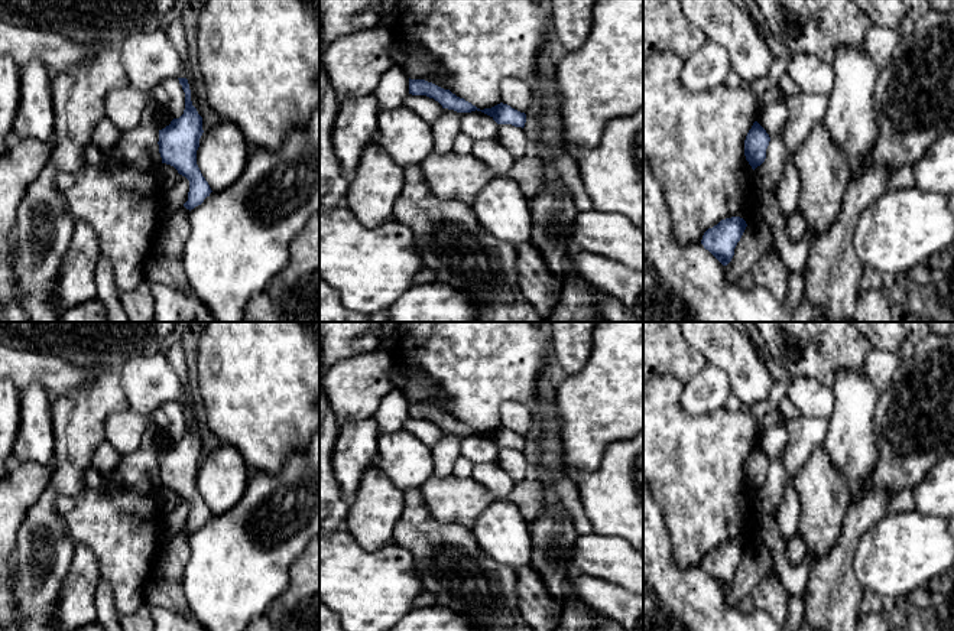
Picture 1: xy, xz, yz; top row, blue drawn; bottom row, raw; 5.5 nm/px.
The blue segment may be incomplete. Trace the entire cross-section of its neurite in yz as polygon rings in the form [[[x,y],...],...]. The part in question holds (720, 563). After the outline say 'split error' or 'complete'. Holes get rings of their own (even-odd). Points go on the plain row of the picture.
[[[740,540],[721,543],[717,549],[704,556],[701,567],[723,589],[727,589],[734,579],[734,572],[740,565],[746,550],[746,544]]]; complete

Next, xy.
[[[178,401],[185,416],[185,433],[179,442],[159,453],[159,476],[162,487],[173,489],[179,498],[189,504],[186,533],[201,528],[212,515],[197,488],[197,474],[204,456],[202,440],[191,425],[191,413],[186,401]]]; complete

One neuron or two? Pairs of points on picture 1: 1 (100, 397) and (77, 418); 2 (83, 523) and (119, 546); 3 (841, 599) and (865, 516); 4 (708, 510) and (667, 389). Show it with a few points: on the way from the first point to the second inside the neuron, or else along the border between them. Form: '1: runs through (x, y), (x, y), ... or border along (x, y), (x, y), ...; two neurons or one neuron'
1: runs through (94, 403), (83, 413); one neuron
2: runs through (91, 523), (96, 523), (110, 537); one neuron
3: runs through (841, 579), (841, 555), (850, 536); one neuron
4: runs through (698, 480), (695, 471), (667, 442), (667, 419); one neuron

